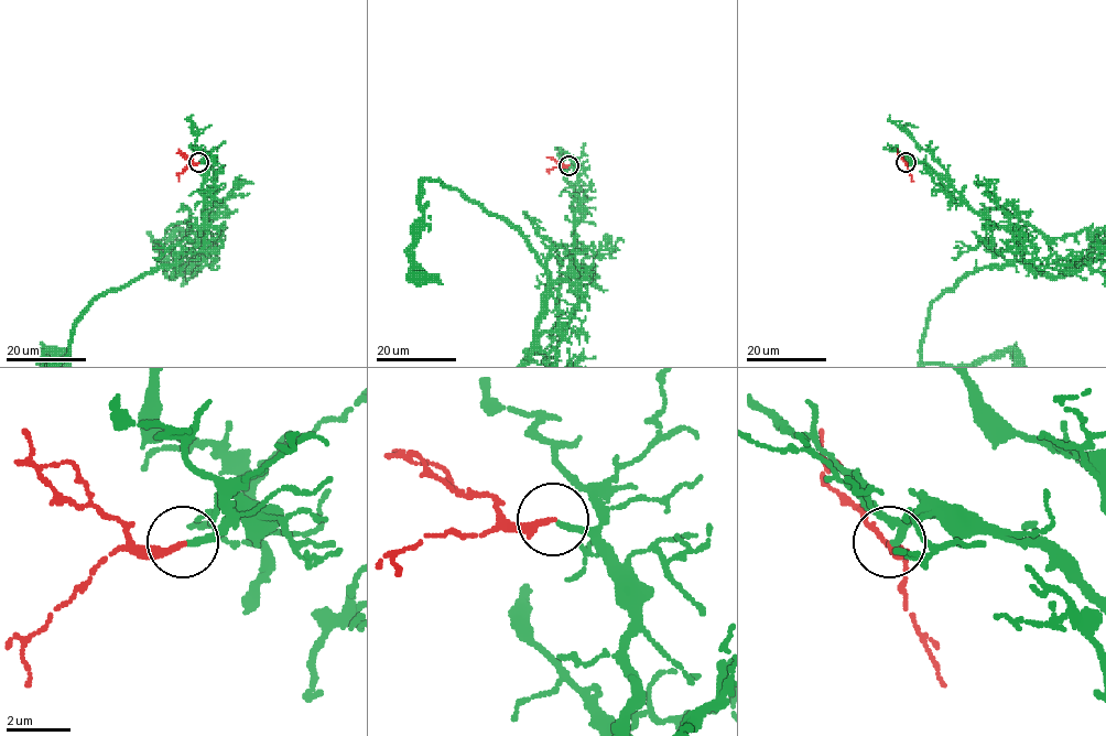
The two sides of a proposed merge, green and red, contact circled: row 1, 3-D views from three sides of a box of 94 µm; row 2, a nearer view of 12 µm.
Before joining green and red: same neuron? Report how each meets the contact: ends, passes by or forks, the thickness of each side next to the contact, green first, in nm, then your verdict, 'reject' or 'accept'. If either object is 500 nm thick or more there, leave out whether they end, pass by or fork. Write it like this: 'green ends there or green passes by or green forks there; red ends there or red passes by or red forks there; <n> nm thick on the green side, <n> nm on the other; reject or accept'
green ends there; red ends there; 200 nm thick on the green side, 200 nm on the other; accept

